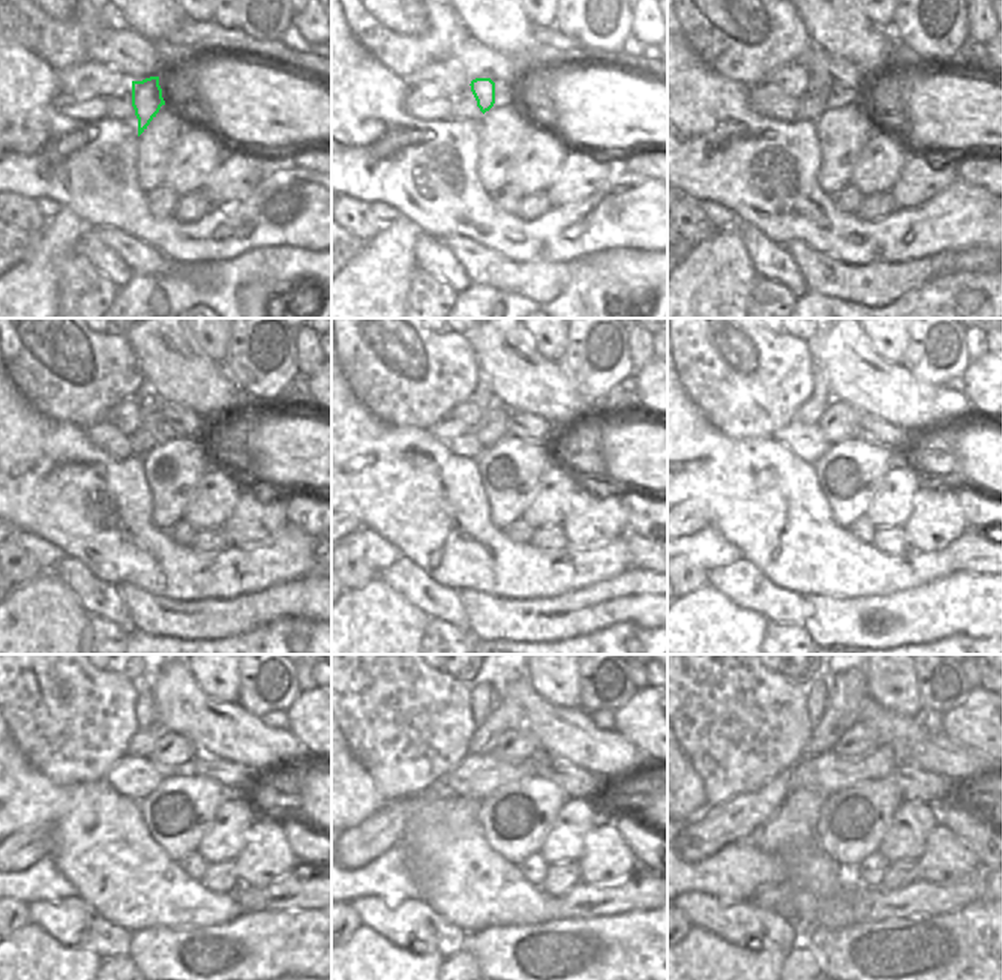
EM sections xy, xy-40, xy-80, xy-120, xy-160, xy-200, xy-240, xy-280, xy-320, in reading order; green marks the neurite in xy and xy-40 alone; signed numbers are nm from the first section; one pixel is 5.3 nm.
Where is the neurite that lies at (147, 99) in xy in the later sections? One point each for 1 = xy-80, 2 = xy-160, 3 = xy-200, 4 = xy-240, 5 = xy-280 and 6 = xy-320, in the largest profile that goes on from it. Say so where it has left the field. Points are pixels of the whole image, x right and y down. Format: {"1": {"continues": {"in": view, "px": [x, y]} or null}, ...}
{"1": {"continues": {"in": "xy-80", "px": [818, 81]}}, "2": {"continues": {"in": "xy-160", "px": [483, 396]}}, "3": {"continues": {"in": "xy-200", "px": [821, 387]}}, "4": {"continues": {"in": "xy-240", "px": [144, 713]}}, "5": {"continues": {"in": "xy-280", "px": [482, 694]}}, "6": {"continues": {"in": "xy-320", "px": [816, 691]}}}

